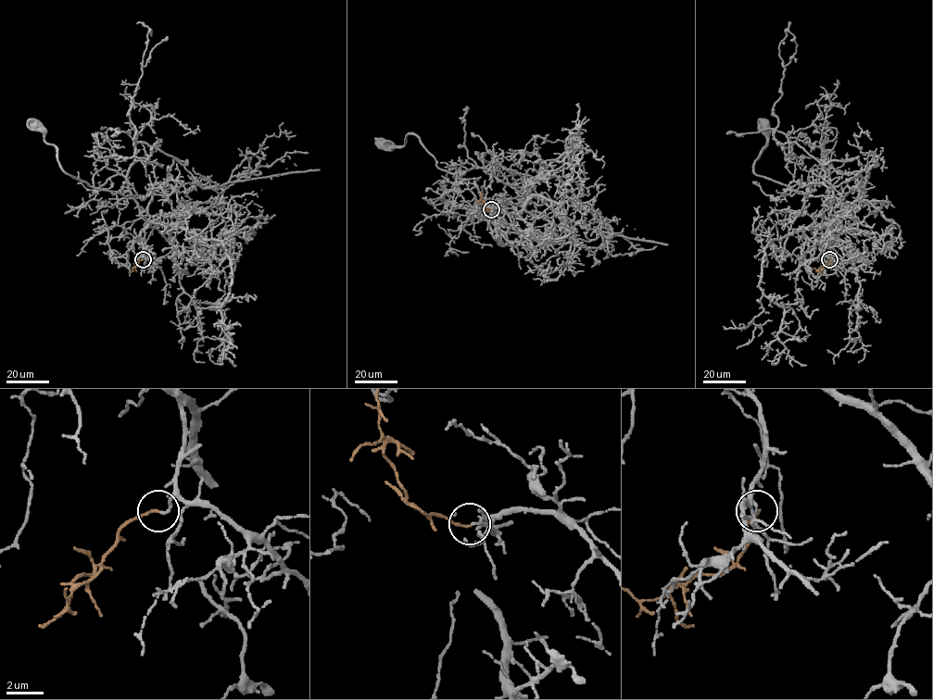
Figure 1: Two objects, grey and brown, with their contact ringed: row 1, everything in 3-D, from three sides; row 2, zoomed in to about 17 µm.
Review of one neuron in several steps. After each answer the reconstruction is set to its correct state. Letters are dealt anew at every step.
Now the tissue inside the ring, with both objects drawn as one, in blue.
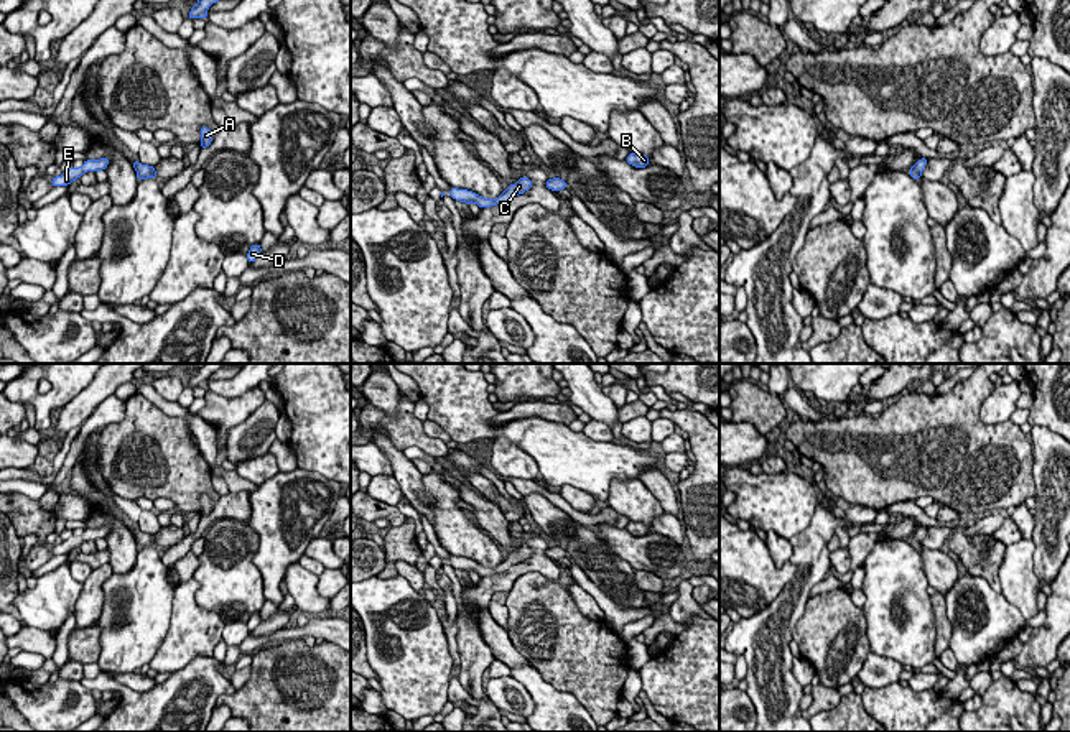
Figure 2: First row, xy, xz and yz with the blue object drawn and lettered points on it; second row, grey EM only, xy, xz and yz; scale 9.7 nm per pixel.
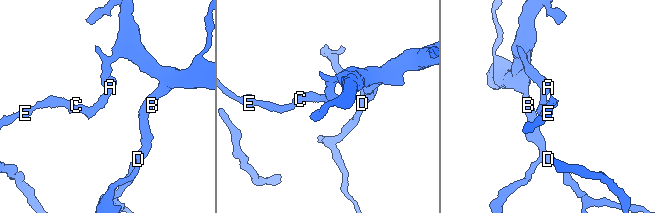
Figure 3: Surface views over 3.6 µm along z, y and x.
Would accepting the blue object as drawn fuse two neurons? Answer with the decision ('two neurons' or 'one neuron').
one neuron

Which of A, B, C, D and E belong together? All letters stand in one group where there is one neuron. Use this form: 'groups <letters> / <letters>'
groups A B C D E

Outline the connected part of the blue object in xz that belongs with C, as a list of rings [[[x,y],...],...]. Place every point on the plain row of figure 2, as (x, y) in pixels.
[[[523,544],[520,546],[515,553],[510,553],[507,554],[507,558],[495,568],[486,568],[472,559],[468,559],[468,558],[458,558],[458,556],[451,556],[449,558],[449,564],[454,568],[454,569],[461,569],[461,571],[466,571],[466,572],[477,572],[481,577],[482,576],[491,576],[491,574],[497,574],[497,572],[504,572],[507,571],[512,564],[519,564],[519,563],[523,563],[525,559],[528,559],[532,556],[532,549]]]

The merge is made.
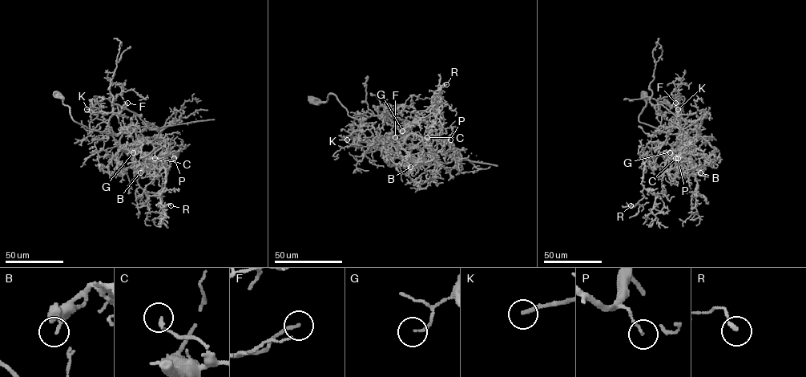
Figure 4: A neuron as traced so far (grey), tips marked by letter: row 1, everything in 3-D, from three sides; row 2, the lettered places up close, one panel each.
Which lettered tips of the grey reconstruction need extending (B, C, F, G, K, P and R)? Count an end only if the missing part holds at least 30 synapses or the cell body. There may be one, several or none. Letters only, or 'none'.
F, G, K

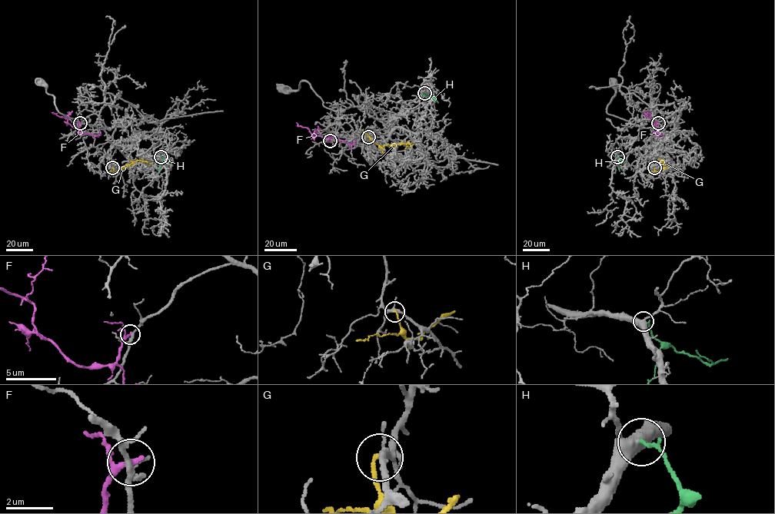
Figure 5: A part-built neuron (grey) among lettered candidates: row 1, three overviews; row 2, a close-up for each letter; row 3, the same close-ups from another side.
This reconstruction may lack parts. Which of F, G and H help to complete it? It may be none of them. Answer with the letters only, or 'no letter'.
H

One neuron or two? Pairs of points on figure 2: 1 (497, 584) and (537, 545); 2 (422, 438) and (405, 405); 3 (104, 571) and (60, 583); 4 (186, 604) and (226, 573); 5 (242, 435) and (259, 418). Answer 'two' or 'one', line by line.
1: one
2: one
3: two
4: two
5: one

